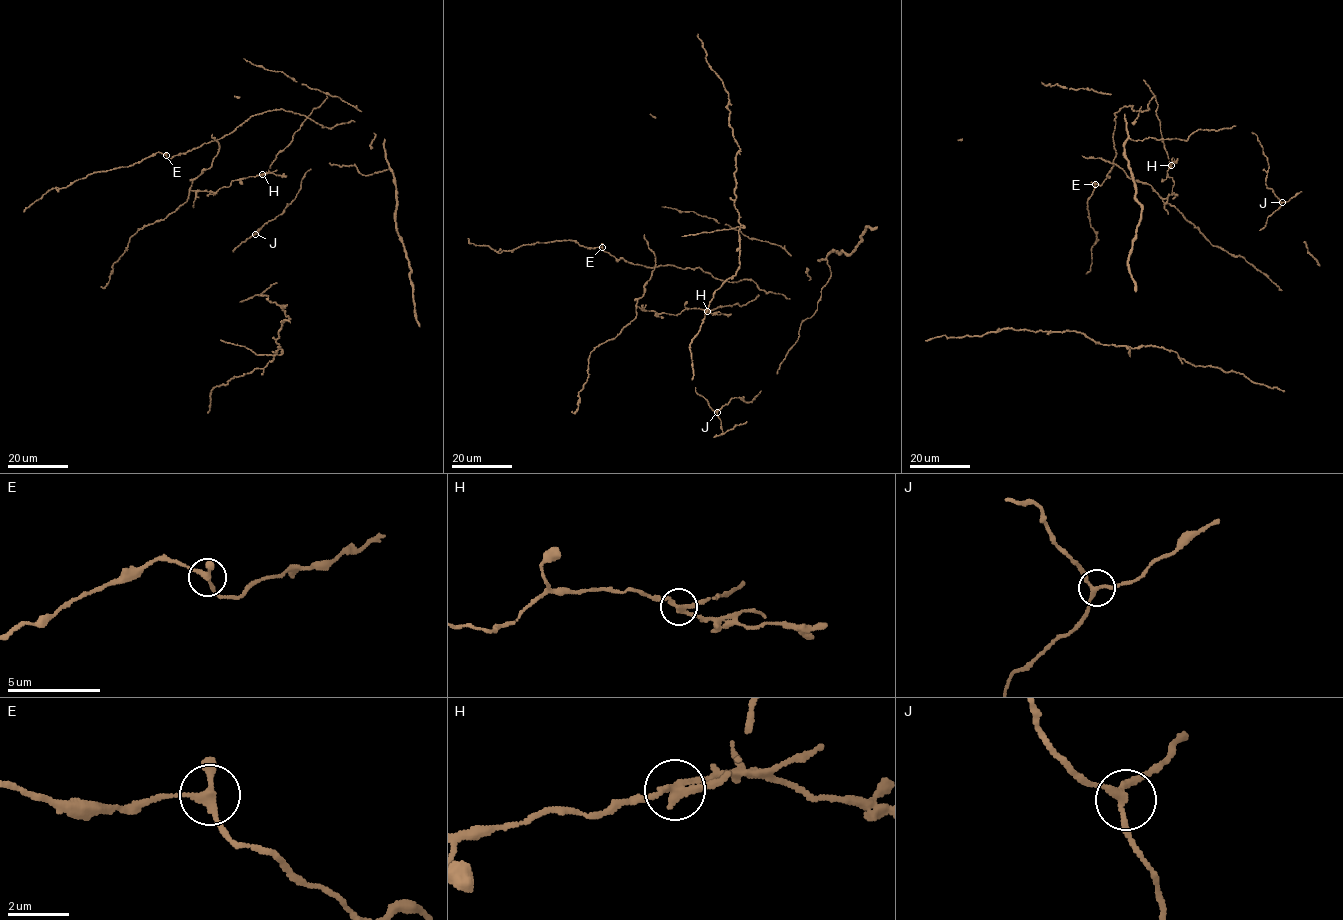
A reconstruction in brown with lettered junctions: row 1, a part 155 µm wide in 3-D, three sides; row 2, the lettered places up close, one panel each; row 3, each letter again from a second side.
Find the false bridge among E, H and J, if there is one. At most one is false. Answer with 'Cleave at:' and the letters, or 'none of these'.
Cleave at: H

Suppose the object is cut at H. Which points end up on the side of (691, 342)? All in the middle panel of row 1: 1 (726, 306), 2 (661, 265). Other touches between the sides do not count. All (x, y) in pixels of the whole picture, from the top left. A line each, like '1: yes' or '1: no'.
1: no
2: no

